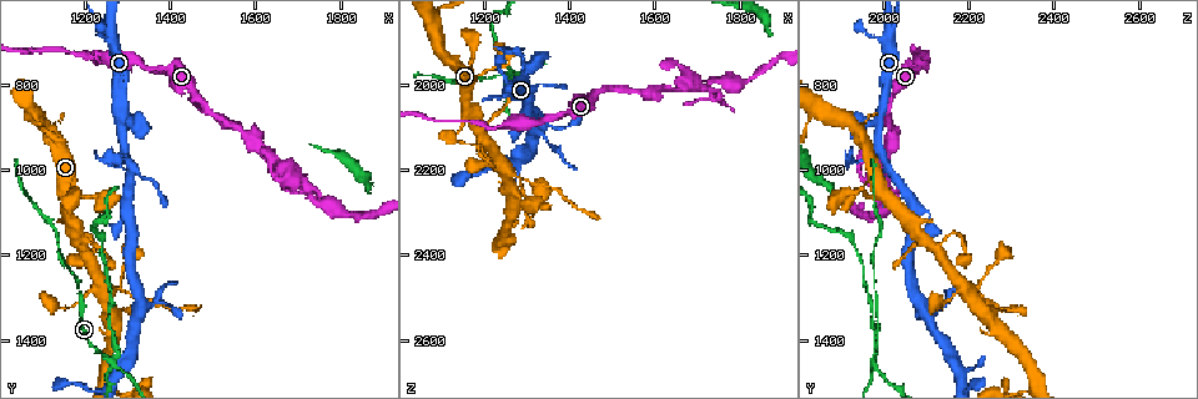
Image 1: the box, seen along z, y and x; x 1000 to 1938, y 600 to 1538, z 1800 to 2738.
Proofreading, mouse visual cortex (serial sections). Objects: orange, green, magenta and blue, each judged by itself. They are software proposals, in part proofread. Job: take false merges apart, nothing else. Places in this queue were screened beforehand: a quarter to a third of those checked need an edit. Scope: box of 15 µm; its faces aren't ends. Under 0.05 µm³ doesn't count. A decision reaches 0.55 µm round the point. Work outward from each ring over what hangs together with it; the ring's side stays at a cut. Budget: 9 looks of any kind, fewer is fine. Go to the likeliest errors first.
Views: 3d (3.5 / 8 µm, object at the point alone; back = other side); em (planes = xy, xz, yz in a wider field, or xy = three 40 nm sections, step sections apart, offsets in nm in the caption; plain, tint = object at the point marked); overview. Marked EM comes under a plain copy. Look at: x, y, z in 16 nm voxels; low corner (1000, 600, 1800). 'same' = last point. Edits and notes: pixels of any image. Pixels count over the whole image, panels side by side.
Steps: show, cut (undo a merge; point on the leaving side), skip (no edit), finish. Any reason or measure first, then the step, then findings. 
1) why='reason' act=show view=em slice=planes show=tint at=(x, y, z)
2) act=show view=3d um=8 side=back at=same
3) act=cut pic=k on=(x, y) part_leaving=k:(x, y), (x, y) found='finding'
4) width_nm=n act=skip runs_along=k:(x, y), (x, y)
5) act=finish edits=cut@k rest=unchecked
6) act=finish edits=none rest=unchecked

why='thin neck' act=show view=3d um=3.5 at=(1725, 1050, 1995)

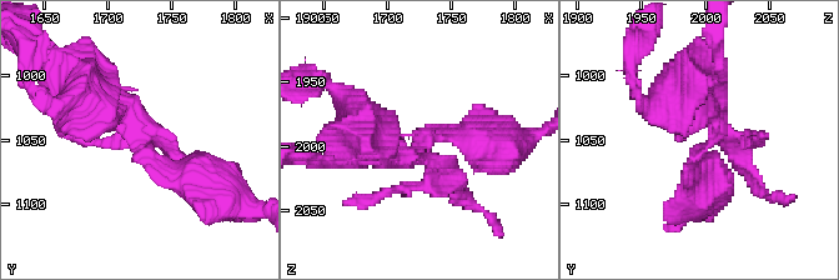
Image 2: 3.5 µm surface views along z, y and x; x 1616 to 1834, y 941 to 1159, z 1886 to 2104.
why='need the tissue' act=show view=em slice=xy step=3 show=tint at=(1730, 1052, 2000)

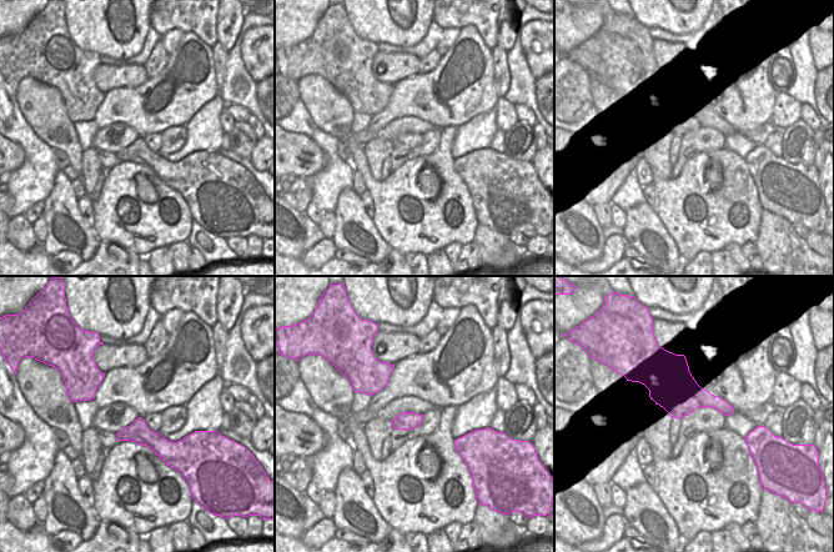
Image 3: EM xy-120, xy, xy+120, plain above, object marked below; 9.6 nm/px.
act=cut pic=2 on=(106, 141) part_leaving=2:(445, 164), (461, 199), (500, 230) found='a second cell is stuck on'

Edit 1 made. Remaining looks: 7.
act=show view=3d um=8 at=(1255, 1045, 1945)

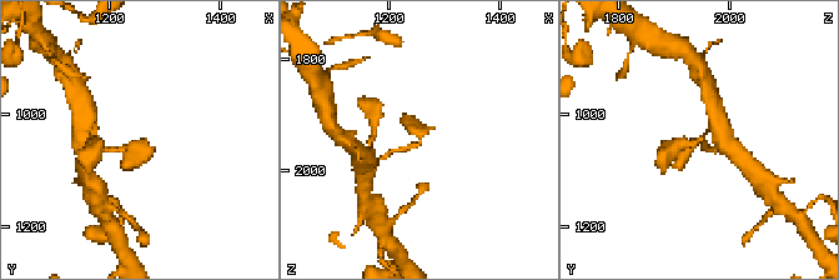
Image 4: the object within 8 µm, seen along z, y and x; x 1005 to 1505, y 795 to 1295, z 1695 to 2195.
why='now the EM' act=show view=em slice=xy step=5 show=tint at=(1255, 1050, 1945)

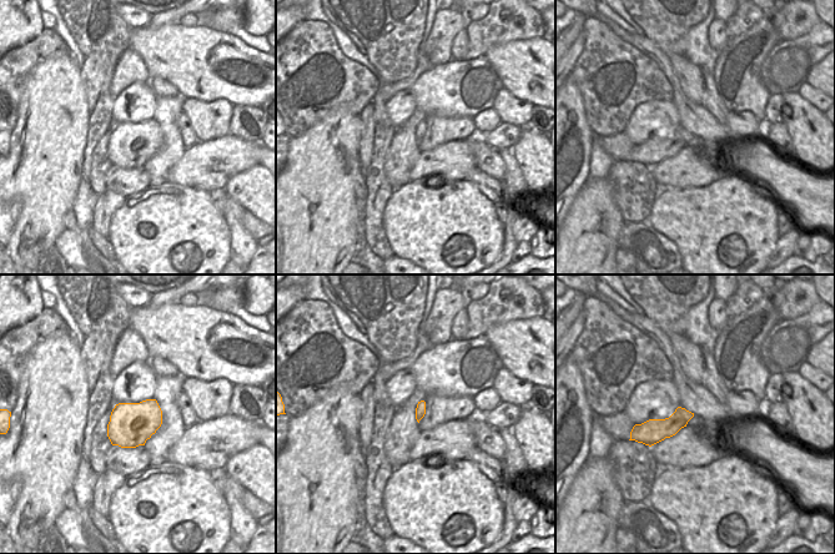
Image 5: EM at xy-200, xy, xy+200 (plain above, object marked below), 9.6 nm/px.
act=skip runs_along=4:(711, 150), (694, 143), (674, 166) found='one cell here'

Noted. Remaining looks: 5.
why='narrows sharply' act=show view=3d um=3.5 side=back at=(1290, 940, 1985)

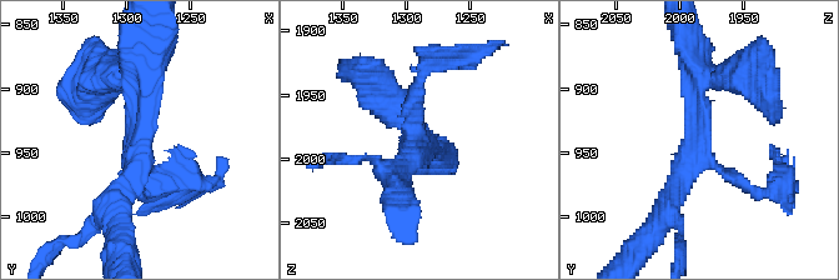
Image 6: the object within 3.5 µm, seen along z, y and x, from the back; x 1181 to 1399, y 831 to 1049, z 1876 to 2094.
arms=3 arm_widths_nm=150,300,300 why='shape alone is not enough' act=show view=em slice=xy step=3 show=tint at=(1288, 946, 1990)

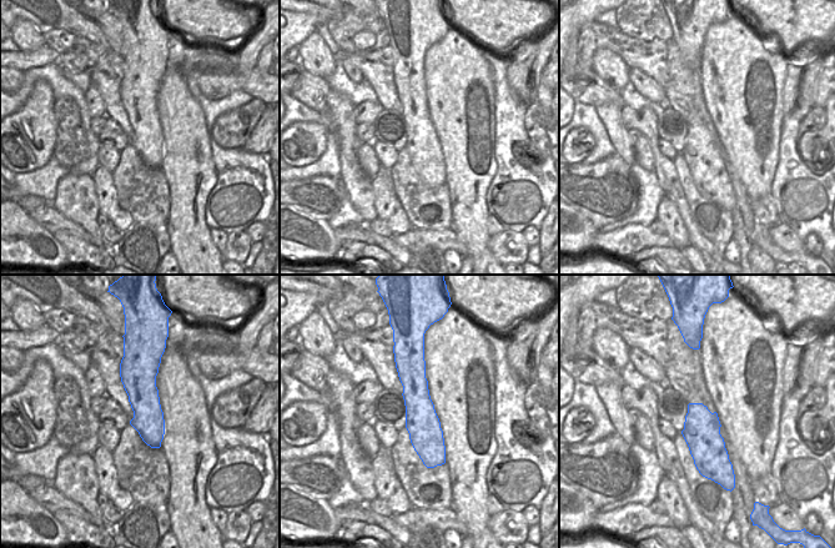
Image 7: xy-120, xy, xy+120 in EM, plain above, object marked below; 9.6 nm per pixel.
why='another direction' act=show view=em slice=planes show=tint at=same

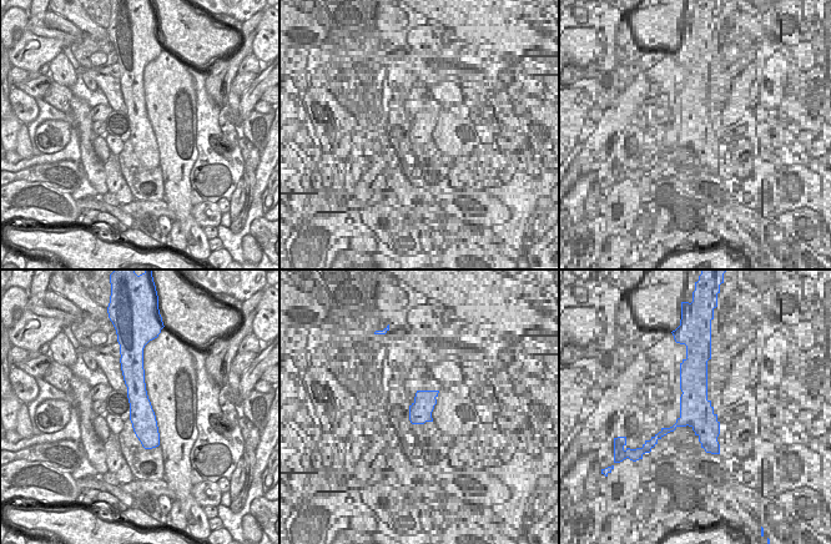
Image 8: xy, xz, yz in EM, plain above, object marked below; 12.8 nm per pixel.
act=skip found='one cell here'

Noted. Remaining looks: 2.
act=finish edits=cut@2 rest=unchecked

